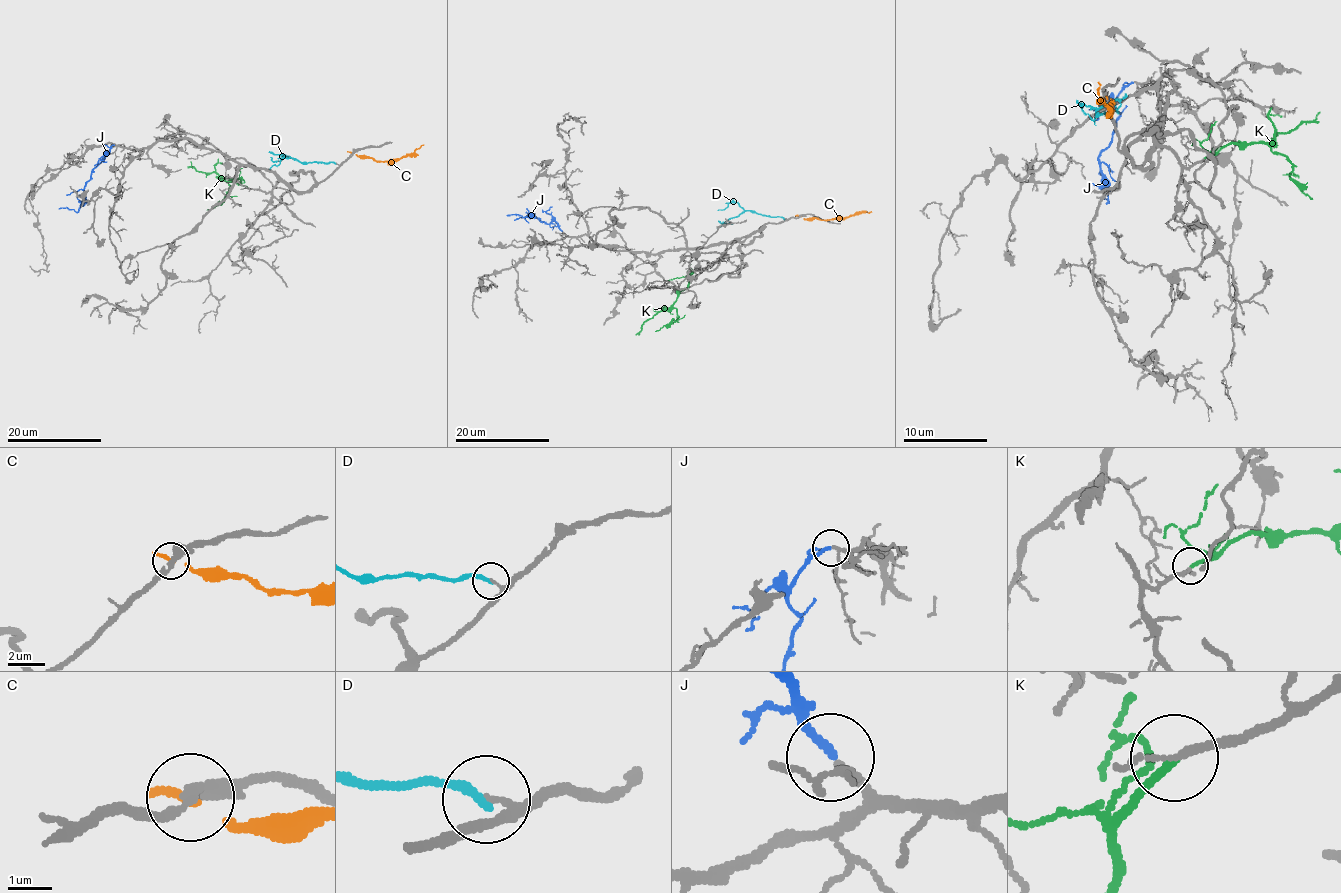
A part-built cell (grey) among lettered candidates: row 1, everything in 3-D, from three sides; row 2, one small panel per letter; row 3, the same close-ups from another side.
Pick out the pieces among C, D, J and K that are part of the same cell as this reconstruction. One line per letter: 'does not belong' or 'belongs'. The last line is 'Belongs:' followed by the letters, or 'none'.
C: does not belong
D: does not belong
J: belongs
K: belongs
Belongs: J, K

